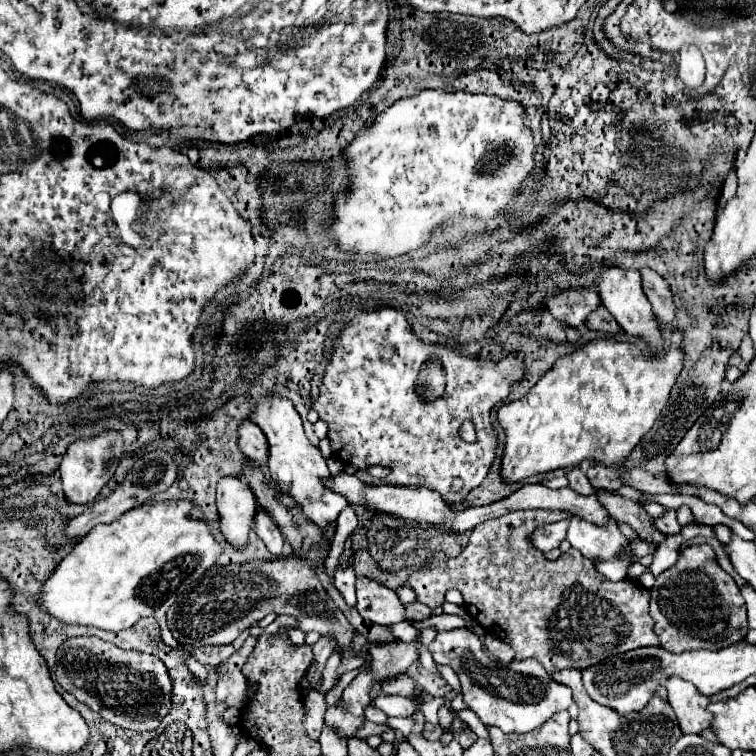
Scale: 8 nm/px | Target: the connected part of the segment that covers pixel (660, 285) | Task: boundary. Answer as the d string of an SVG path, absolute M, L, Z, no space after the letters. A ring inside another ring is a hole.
M647 268L641 270L641 278L643 278L643 290L645 290L659 322L661 324L671 324L675 320L677 308L675 308L669 284L657 272L647 270Z

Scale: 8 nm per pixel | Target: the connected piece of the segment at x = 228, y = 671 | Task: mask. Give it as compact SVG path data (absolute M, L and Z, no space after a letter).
M249 636L245 640L245 644L241 646L241 650L237 650L233 656L215 669L218 675L218 684L216 687L216 699L225 702L233 708L243 708L245 704L245 676L241 674L241 666L245 664L247 656L251 654L251 650L255 648L257 638Z

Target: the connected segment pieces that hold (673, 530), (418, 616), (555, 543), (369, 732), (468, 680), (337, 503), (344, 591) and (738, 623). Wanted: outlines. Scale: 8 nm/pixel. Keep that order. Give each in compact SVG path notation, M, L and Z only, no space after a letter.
M665 510L665 514L655 520L655 526L657 526L657 530L661 530L667 536L681 532L681 526L679 526L679 522L675 518L675 510Z
M413 602L407 606L407 612L405 612L405 620L427 620L431 618L433 610L423 606L421 602Z
M561 520L555 524L547 524L537 528L531 534L531 542L535 544L535 548L539 548L541 552L551 552L555 548L559 548L559 544L565 540L565 532L567 532L569 520Z
M365 722L361 728L359 728L359 732L357 732L357 738L369 738L369 736L381 736L385 730L389 730L389 726L387 724L373 724L373 722Z
M467 628L439 632L437 638L429 644L429 650L437 664L447 664L457 672L461 680L463 702L487 728L497 726L507 734L525 734L547 722L559 710L567 710L573 704L571 688L555 682L539 662L533 658L523 662L511 660L507 664L493 660L489 658L481 640Z
M275 396L263 398L259 406L255 408L255 412L251 414L251 420L267 436L267 442L269 442L267 466L277 488L289 494L301 508L301 514L307 520L311 520L319 530L327 530L327 526L335 526L339 512L347 506L347 498L343 498L343 494L335 494L327 486L327 478L331 476L327 462L323 454L319 452L319 448L315 448L307 440L303 432L301 416L293 408L293 404L285 398L275 398Z
M354 553L349 556L349 566L347 568L341 568L341 564L337 564L335 568L335 579L334 585L339 590L341 595L347 604L351 607L354 607L357 598L356 598L356 574L354 571Z
M709 544L689 546L679 560L665 570L651 588L651 618L659 646L667 652L683 650L719 650L737 644L747 634L745 600L735 580L717 564Z

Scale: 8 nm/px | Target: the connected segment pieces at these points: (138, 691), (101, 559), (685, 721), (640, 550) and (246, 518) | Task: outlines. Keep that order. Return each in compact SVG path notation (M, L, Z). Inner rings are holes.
M69 638L57 650L55 678L79 702L121 728L155 730L159 720L169 712L171 680L165 664L151 654L123 650L103 640L95 644L95 638Z
M191 502L143 504L139 508L131 508L111 524L95 526L83 540L79 540L73 550L61 558L55 572L43 582L37 606L63 624L95 626L111 632L125 630L145 616L153 616L161 626L165 626L165 612L169 606L183 590L187 590L195 574L199 578L215 564L219 554L221 546L211 538L203 522L203 514Z
M669 678L667 692L669 704L677 714L683 734L701 734L703 730L711 728L713 714L705 712L709 698L699 694L691 682L685 682L681 678Z
M635 540L630 543L630 546L632 548L633 556L636 559L640 559L648 554L654 553L657 548L657 546L646 543L642 540Z
M223 478L217 484L219 528L227 544L245 548L257 516L257 500L243 478Z

